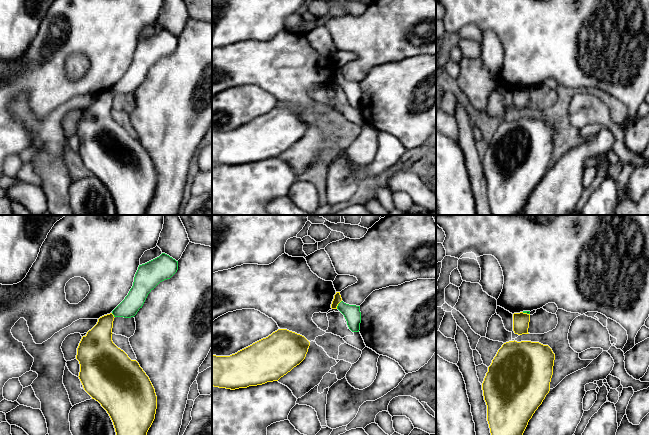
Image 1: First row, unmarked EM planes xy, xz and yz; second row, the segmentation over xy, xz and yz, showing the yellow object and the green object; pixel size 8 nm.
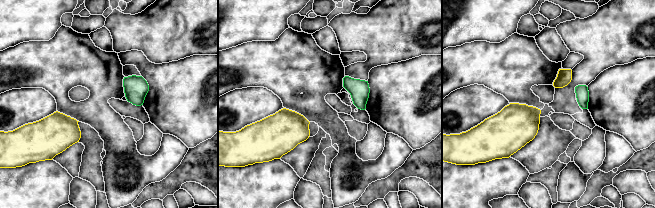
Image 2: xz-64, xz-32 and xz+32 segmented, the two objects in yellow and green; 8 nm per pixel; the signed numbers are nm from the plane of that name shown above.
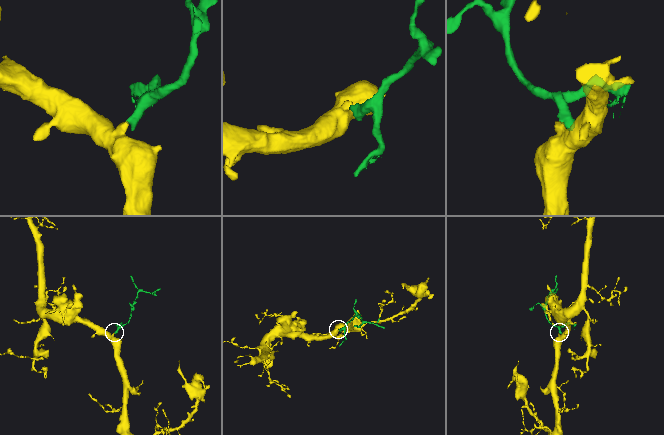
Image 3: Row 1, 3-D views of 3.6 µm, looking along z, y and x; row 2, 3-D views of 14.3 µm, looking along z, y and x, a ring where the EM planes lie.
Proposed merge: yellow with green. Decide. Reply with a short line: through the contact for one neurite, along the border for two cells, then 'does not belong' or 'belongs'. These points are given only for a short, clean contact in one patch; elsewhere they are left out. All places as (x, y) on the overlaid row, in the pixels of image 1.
line xz (337, 299), (338, 303), (352, 314); belongs

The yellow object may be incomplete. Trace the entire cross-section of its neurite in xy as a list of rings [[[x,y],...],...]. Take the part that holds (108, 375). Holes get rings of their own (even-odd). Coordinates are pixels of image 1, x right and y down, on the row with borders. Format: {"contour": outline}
{"contour": [[[162,253],[159,257],[139,265],[134,277],[133,286],[125,299],[110,313],[98,319],[97,324],[82,337],[77,348],[76,359],[80,364],[79,379],[84,390],[98,401],[109,414],[116,435],[147,435],[156,414],[157,396],[155,389],[136,360],[131,360],[128,355],[118,348],[112,341],[112,328],[115,317],[131,318],[134,317],[142,308],[148,294],[162,281],[170,279],[178,270],[178,261],[169,255]]]}

